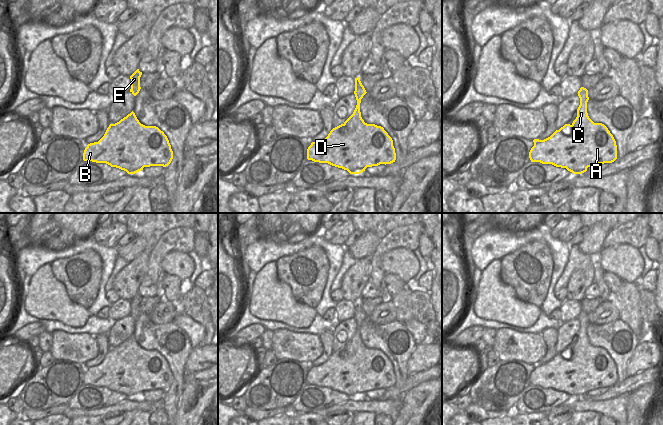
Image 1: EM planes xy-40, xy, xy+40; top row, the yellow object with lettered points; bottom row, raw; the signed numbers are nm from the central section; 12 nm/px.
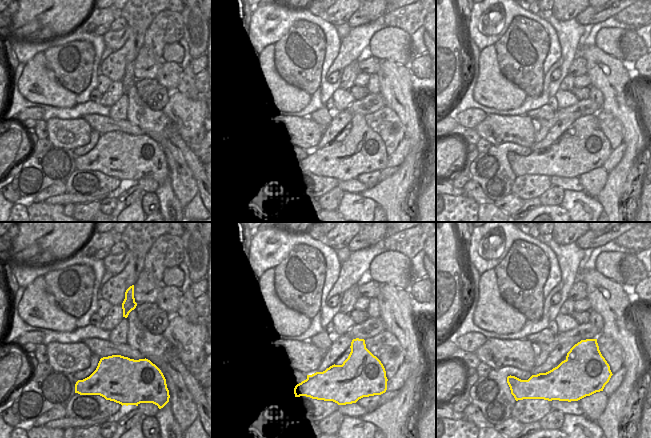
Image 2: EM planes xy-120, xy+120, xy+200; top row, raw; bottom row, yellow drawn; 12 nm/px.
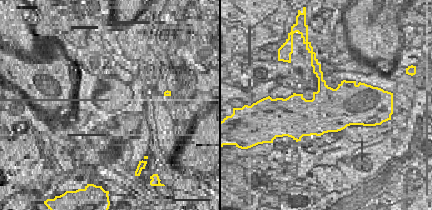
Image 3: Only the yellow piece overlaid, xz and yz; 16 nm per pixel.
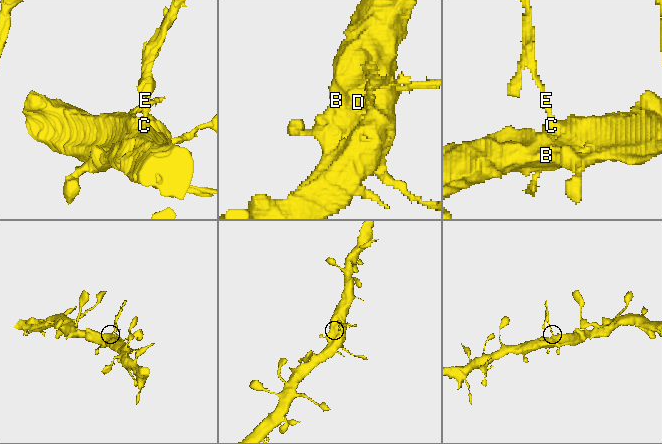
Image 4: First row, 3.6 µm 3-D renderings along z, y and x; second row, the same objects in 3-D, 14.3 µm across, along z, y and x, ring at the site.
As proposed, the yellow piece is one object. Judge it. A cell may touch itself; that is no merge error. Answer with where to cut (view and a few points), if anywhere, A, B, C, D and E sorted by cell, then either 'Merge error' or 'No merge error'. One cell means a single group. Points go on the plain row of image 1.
Split along xy+40 (578, 317), (587, 325). Groups: A B C D / E. Merge error

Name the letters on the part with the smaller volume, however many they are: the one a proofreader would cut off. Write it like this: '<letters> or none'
E

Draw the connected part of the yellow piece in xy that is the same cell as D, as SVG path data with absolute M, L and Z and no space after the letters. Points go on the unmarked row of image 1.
M355 318L357 329L353 338L328 360L312 366L307 383L360 398L367 391L391 388L396 384L393 364L383 351L367 348L361 341L361 322Z

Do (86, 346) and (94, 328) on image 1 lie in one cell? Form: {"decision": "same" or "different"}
{"decision": "different"}

